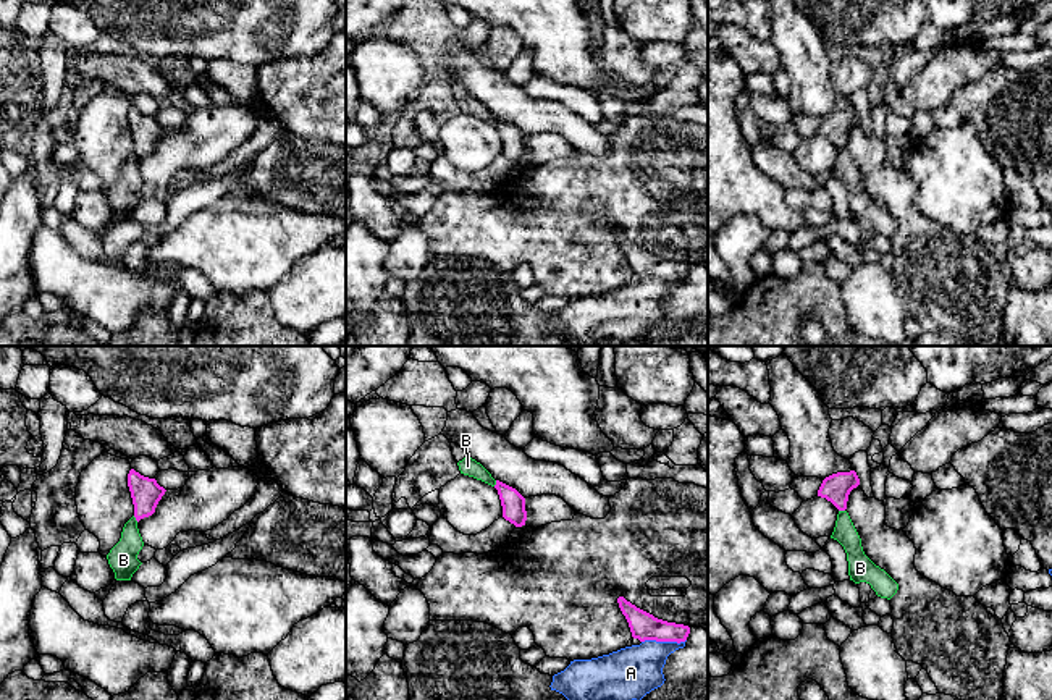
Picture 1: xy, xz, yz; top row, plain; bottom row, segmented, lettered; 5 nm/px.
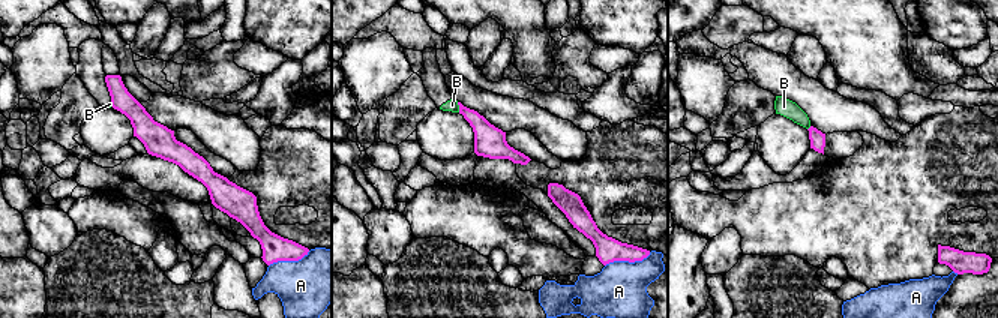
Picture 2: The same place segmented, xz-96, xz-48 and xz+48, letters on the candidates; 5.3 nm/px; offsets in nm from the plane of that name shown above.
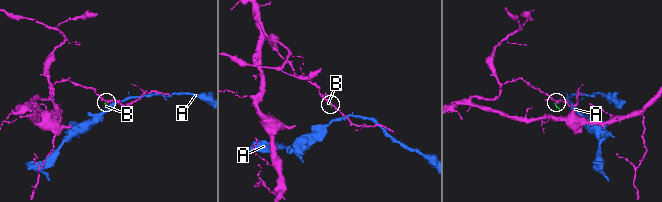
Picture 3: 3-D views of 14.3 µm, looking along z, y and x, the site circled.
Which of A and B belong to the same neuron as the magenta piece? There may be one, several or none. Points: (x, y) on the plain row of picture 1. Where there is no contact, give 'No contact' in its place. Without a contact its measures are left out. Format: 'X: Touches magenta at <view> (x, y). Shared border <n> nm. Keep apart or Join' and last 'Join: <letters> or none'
A: Touches magenta at xz (663, 278). Shared border 220 nm. Keep apart
B: Touches magenta at xy (136, 157). Shared border 40 nm. Keep apart
Join: none

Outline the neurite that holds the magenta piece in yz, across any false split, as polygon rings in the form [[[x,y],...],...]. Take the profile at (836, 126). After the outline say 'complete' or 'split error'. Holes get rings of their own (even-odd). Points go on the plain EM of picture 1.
[[[855,108],[837,110],[823,118],[818,128],[818,134],[831,139],[839,149],[845,149],[848,133],[858,123],[860,123],[860,116]]] | complete

